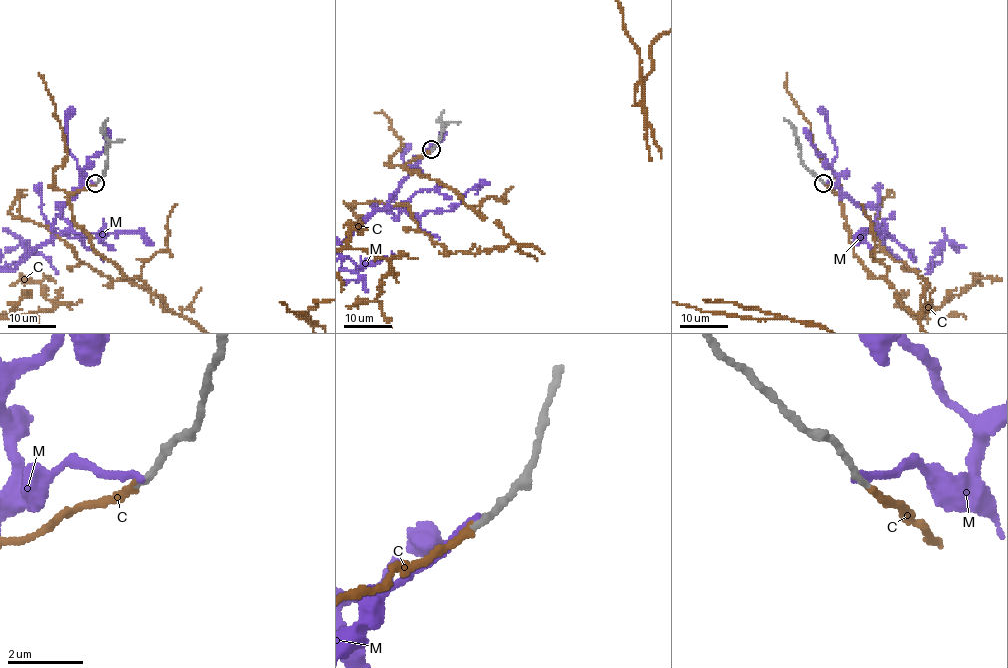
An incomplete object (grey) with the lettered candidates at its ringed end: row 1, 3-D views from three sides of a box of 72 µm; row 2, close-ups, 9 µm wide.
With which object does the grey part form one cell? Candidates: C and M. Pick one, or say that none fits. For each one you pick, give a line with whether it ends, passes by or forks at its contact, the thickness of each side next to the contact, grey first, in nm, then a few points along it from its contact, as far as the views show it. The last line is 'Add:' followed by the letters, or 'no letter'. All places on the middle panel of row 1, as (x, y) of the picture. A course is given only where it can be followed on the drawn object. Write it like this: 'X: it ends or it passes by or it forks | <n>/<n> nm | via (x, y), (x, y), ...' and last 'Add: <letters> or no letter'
C: it ends | 180/200 nm
Add: C

